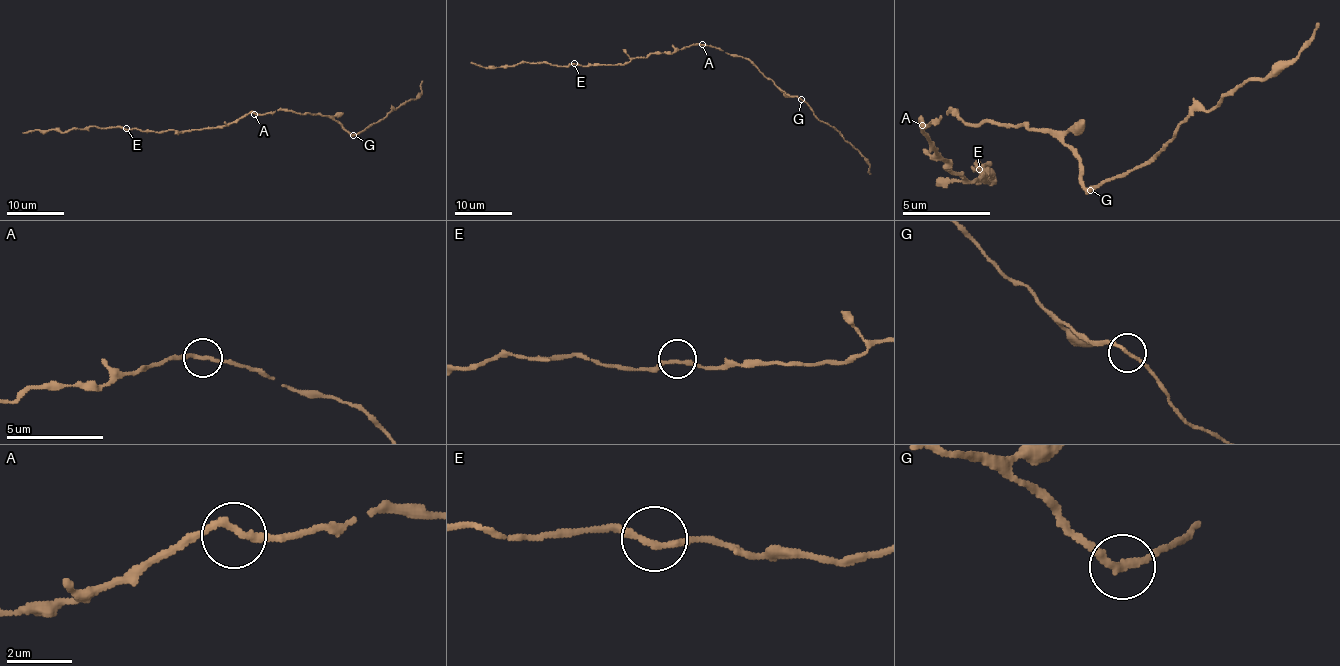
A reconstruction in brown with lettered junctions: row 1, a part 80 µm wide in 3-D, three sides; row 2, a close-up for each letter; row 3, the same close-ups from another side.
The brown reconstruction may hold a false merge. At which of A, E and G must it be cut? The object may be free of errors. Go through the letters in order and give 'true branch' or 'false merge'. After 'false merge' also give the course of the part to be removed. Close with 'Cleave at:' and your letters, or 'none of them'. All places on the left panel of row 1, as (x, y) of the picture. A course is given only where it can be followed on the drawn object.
A: true branch
E: true branch
G: false merge; course (353, 135), (413, 100), (421, 91), (423, 81)
Cleave at: G

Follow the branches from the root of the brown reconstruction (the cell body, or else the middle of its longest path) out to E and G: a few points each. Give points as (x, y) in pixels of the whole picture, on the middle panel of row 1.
E: (702, 44), (690, 44), (674, 53), (650, 53), (646, 57), (633, 57), (623, 64), (580, 66), (574, 63)
G: (702, 44), (746, 57), (782, 90), (801, 99)

